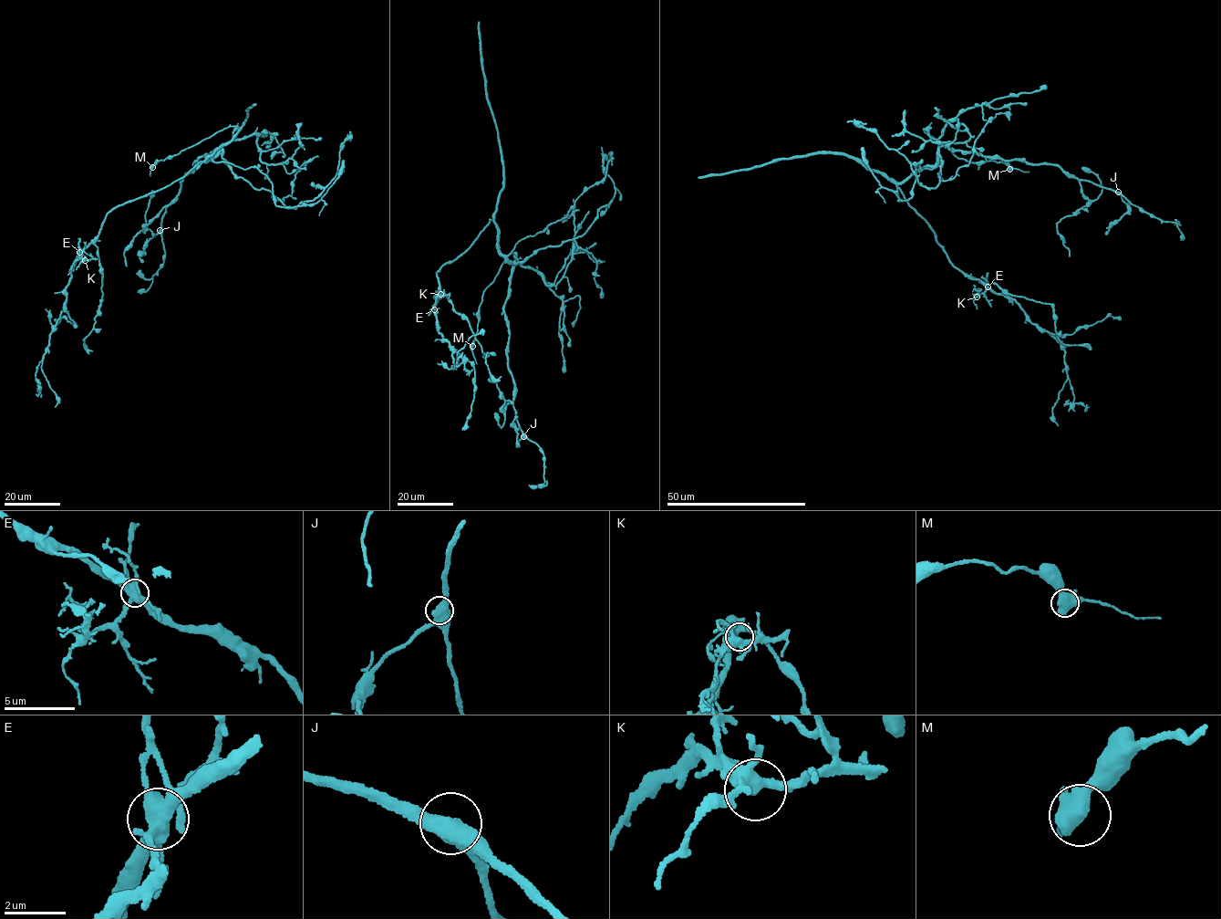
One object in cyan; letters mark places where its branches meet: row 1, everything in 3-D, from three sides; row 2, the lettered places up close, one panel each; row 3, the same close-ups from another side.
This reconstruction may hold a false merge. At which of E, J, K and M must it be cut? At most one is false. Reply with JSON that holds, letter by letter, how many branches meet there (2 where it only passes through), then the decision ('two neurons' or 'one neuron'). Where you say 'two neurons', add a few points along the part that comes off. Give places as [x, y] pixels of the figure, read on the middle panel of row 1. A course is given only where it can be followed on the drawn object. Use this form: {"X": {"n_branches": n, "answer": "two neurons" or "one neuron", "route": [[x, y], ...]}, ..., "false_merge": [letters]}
{"E": {"n_branches": 8, "answer": "two neurons", "route": [[434, 309], [436, 298], [444, 295], [439, 298]]}, "J": {"n_branches": 3, "answer": "one neuron"}, "K": {"n_branches": 4, "answer": "one neuron"}, "M": {"n_branches": 3, "answer": "one neuron"}, "false_merge": ["E"]}

